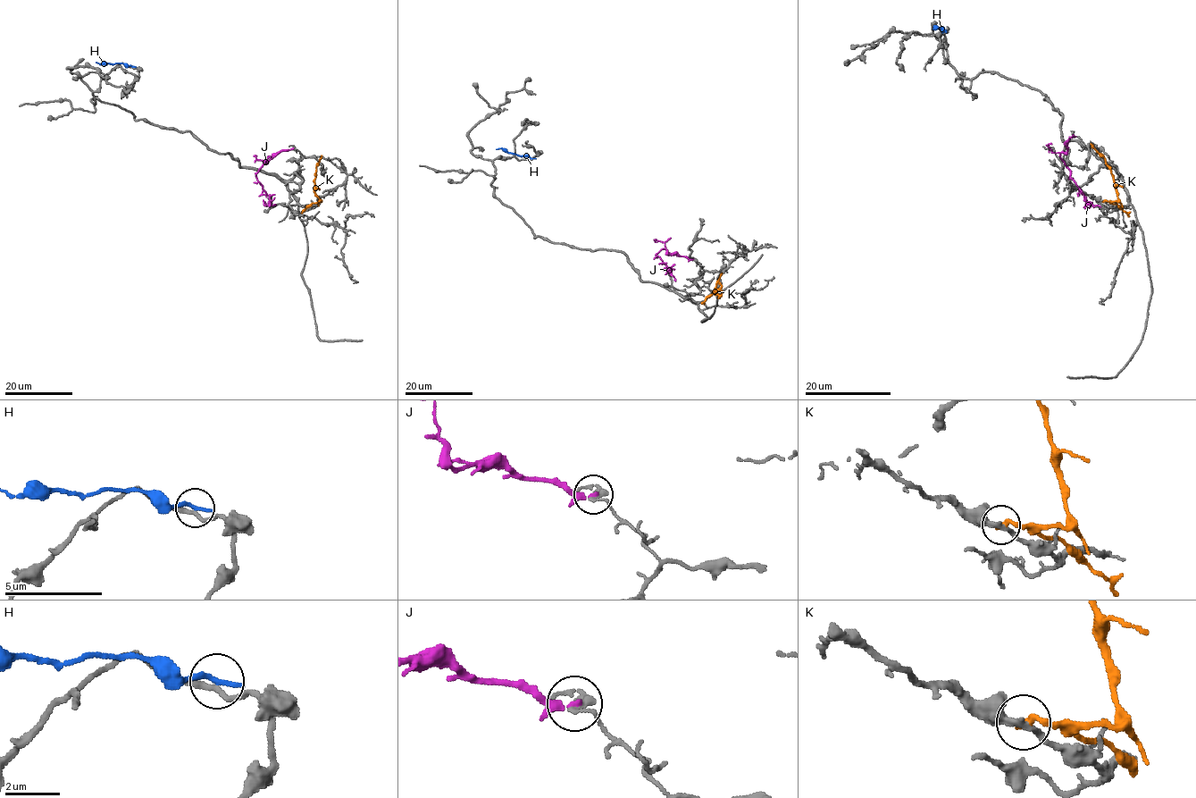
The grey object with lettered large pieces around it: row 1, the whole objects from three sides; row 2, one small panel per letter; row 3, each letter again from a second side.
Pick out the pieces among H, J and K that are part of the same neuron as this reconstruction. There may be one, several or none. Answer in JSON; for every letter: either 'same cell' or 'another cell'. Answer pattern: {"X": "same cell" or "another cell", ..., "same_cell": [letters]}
{"H": "another cell", "J": "another cell", "K": "another cell", "same_cell": []}

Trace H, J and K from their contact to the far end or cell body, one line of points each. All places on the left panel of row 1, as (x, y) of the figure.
H: (132, 66), (96, 62)
J: (292, 148), (277, 152), (256, 173), (271, 205), (275, 205)
K: (320, 201), (314, 185), (316, 168), (322, 155)

